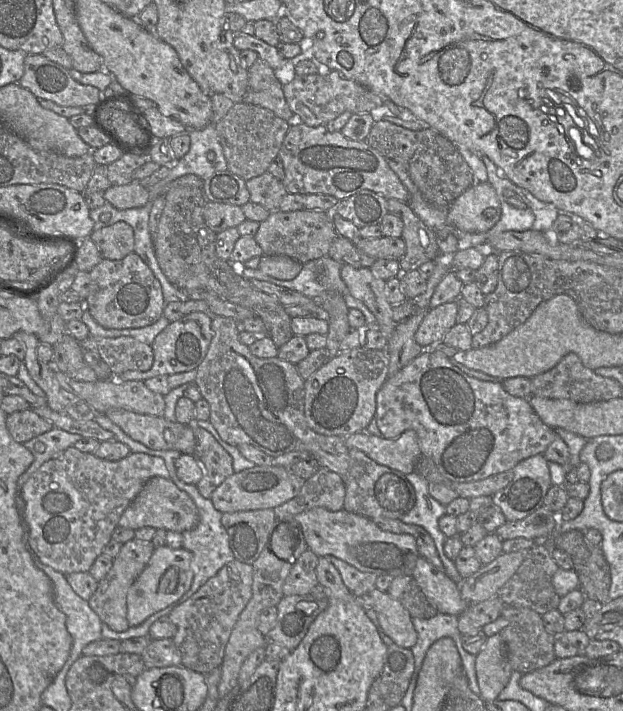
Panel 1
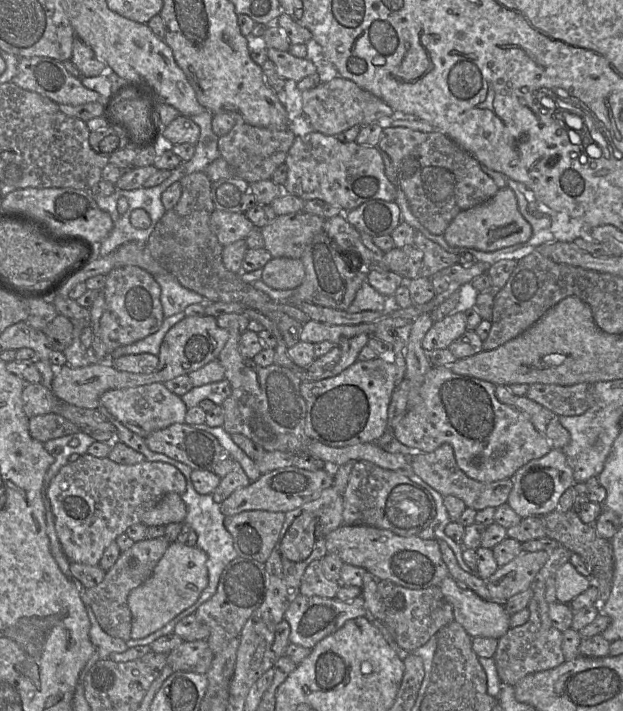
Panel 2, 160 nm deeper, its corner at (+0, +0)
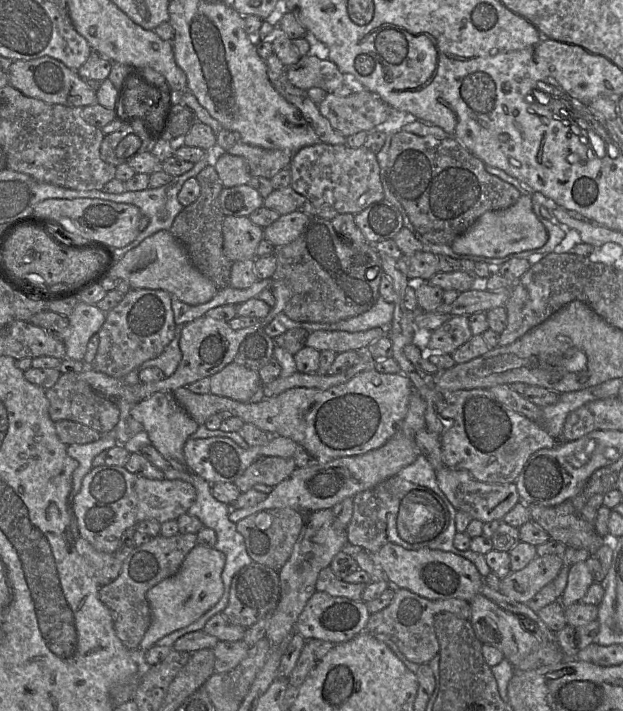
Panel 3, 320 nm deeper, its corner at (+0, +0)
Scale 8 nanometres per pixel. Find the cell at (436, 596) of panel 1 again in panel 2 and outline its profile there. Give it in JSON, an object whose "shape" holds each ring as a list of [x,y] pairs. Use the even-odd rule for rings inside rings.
{"shape":[[[446,577],[439,585],[453,606],[454,621],[474,637],[501,638],[511,627],[510,617],[499,602],[485,601],[467,586]]]}

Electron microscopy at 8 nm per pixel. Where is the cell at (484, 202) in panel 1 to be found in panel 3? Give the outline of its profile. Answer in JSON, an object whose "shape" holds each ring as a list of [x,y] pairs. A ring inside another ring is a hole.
{"shape":[[[521,194],[517,202],[509,208],[488,211],[481,215],[452,242],[451,248],[460,255],[503,258],[513,253],[540,248],[546,244],[547,240],[547,230],[538,221],[533,211],[531,197]]]}

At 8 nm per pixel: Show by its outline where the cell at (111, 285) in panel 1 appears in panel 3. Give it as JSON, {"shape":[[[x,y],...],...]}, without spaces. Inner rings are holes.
{"shape":[[[130,289],[120,303],[106,313],[105,322],[97,333],[99,345],[91,368],[108,376],[123,379],[145,361],[158,357],[175,336],[176,324],[171,299],[171,294],[164,290]]]}

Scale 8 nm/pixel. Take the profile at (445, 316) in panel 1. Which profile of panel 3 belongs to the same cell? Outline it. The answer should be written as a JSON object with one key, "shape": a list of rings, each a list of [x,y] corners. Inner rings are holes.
{"shape":[[[465,315],[452,316],[439,328],[432,331],[428,348],[432,354],[452,354],[472,337],[469,318]]]}

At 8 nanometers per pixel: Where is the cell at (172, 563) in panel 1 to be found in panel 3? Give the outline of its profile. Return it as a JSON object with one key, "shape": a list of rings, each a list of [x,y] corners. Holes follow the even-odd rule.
{"shape":[[[196,545],[174,575],[162,580],[147,592],[151,624],[140,642],[142,651],[155,646],[164,636],[192,624],[218,603],[224,594],[222,572],[225,561],[225,555],[219,550]]]}

